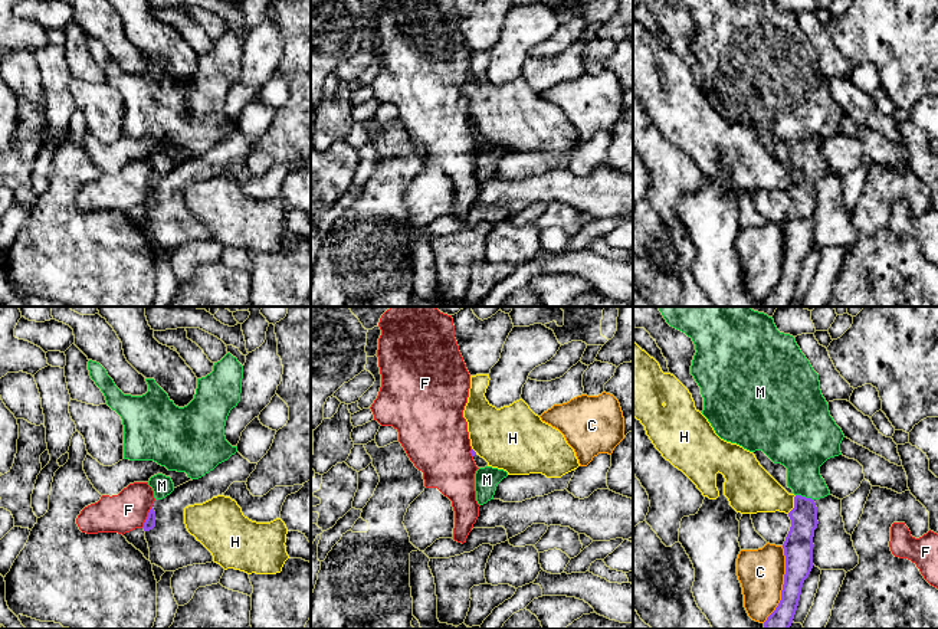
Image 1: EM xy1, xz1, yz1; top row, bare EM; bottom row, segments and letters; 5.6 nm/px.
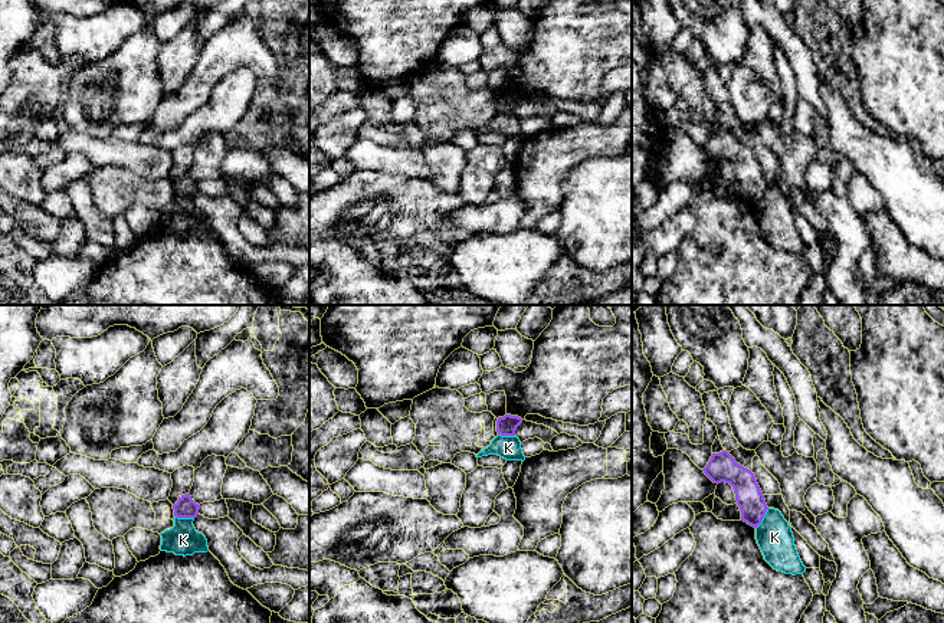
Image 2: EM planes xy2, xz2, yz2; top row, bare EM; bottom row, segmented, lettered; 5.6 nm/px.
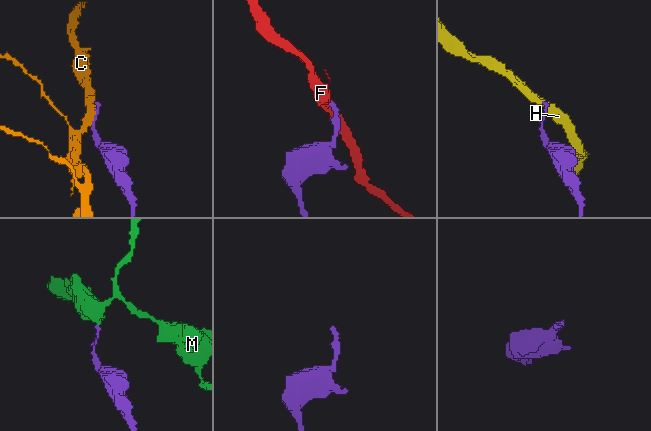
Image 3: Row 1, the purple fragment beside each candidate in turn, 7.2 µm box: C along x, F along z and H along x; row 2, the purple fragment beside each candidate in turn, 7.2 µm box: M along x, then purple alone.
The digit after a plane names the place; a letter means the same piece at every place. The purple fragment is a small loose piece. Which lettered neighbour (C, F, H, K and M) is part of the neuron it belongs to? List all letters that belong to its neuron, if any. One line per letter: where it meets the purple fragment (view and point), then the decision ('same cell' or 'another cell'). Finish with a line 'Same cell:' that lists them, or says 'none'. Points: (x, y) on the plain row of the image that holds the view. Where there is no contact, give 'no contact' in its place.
C: yz1 (783, 262) | another cell
F: xy1 (148, 193) | another cell
H: yz1 (794, 182) | another cell
K: yz2 (763, 194) | another cell
M: yz1 (804, 174) | same cell
Same cell: M

